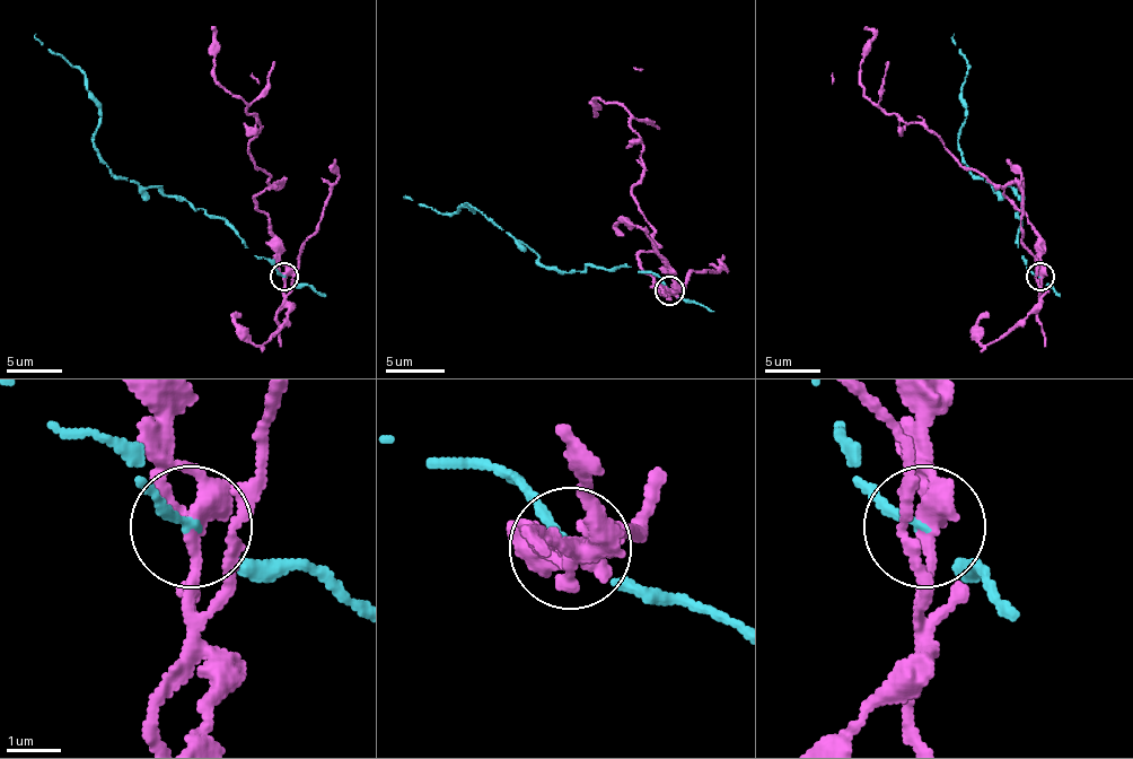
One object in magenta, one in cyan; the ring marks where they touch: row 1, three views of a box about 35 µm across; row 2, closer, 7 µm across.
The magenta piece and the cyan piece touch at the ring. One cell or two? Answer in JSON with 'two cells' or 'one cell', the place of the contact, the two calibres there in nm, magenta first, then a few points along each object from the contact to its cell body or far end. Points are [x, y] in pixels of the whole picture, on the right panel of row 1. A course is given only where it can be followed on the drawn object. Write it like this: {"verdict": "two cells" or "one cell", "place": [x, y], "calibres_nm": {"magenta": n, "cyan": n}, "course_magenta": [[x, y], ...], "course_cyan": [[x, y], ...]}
{"verdict": "two cells", "place": [1041, 277], "calibres_nm": {"magenta": 300, "cyan": 110}, "course_magenta": [[1041, 277], [1041, 238], [999, 185], [864, 96], [862, 51], [874, 34], [864, 26]], "course_cyan": [[1041, 277], [1024, 263], [1018, 241], [1021, 199], [968, 168], [957, 146], [968, 62], [955, 34]]}

